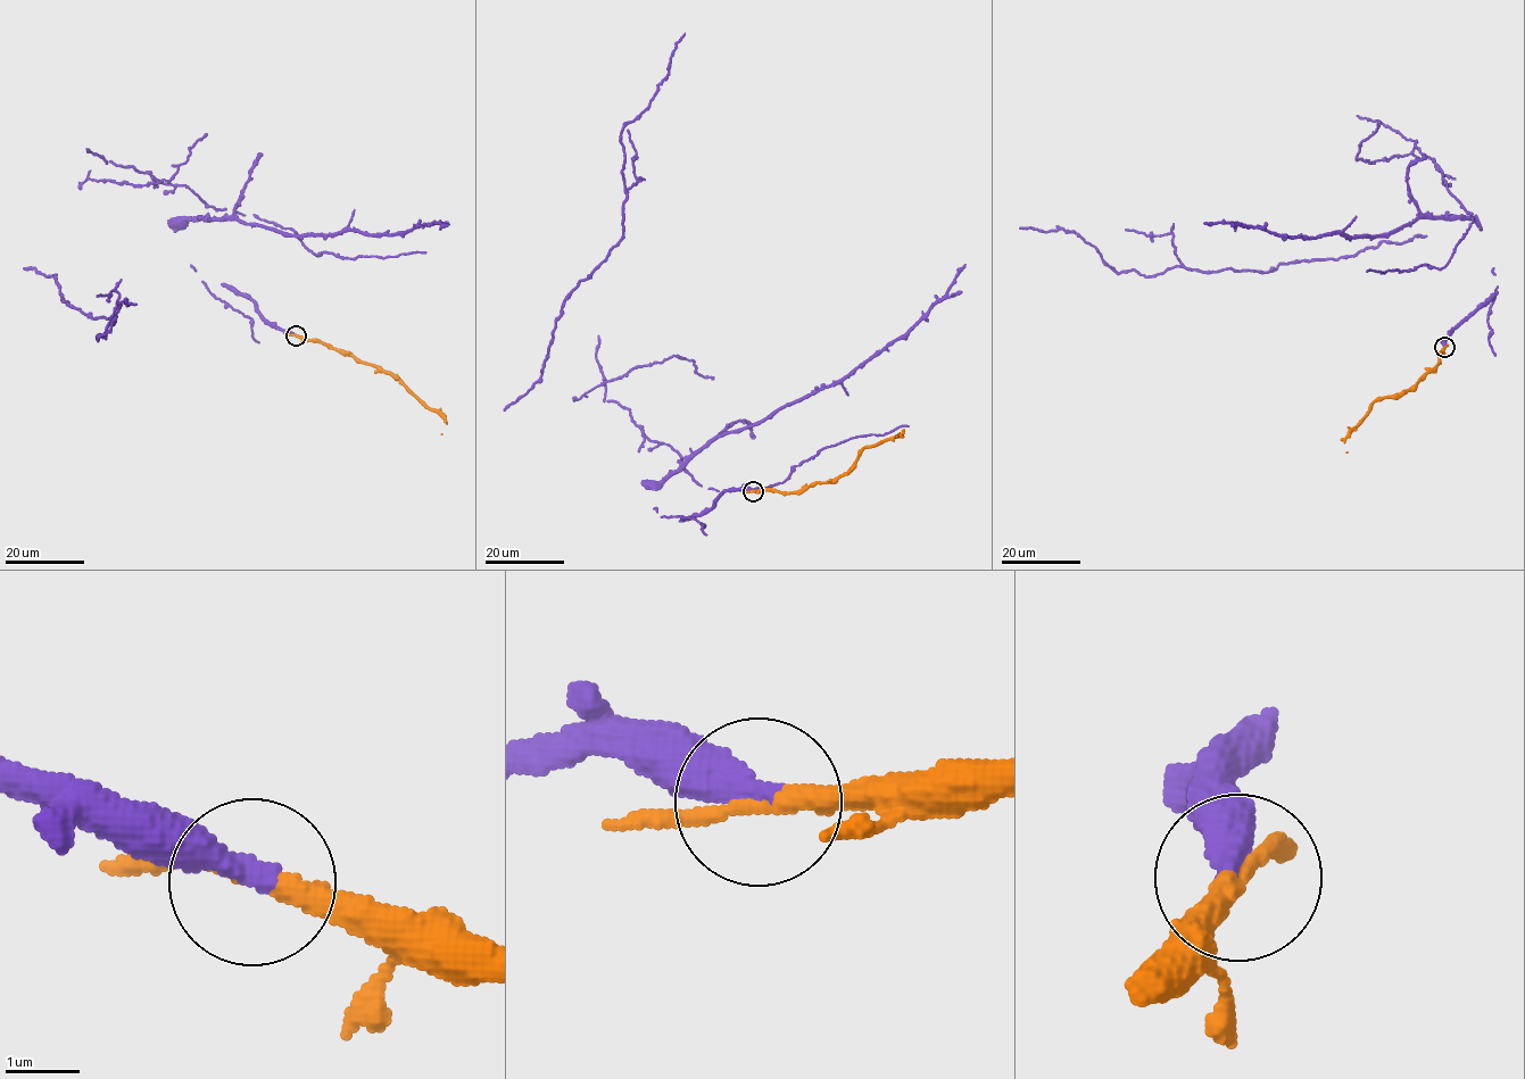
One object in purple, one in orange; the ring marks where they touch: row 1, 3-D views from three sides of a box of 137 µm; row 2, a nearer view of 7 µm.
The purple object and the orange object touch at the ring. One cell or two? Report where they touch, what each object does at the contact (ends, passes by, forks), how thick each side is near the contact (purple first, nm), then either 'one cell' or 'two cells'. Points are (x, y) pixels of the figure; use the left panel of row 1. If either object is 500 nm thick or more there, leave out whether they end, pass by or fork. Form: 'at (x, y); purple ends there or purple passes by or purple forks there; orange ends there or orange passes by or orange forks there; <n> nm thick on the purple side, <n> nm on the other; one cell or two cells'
at (296, 335); purple ends there; orange passes by; 400 nm thick on the purple side, 220 nm on the other; one cell

